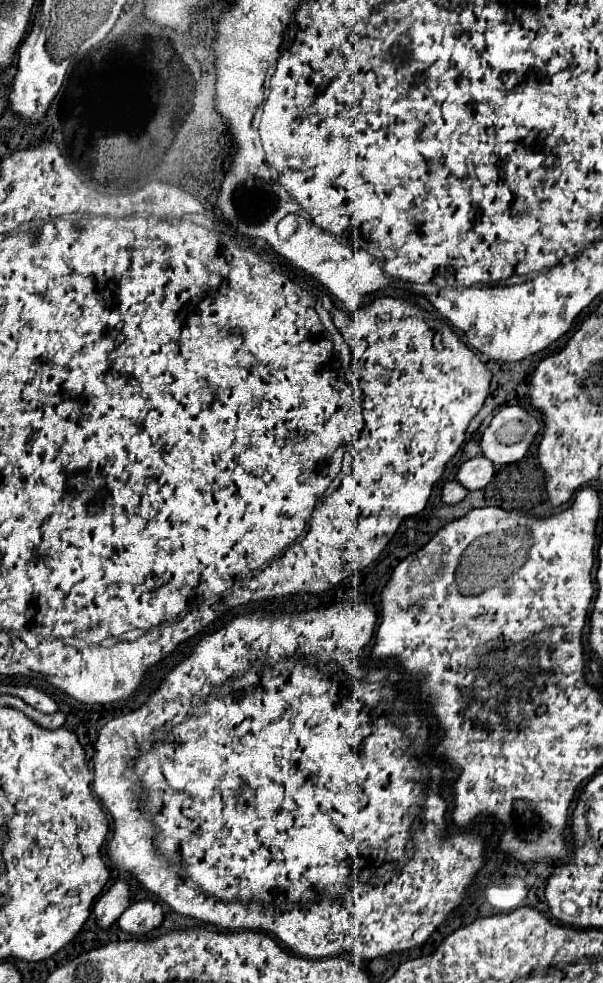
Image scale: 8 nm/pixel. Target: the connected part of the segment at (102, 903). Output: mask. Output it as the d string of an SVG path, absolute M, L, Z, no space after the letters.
M123 879L115 881L109 887L109 891L105 895L101 895L97 899L97 903L93 905L93 913L97 917L97 923L101 927L105 927L105 929L109 925L113 925L121 917L121 913L127 909L129 899L131 899L131 887L129 887L129 883L123 881Z

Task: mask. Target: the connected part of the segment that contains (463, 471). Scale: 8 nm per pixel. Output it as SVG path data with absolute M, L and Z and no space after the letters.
M473 457L469 461L465 461L461 467L459 467L459 473L457 473L457 481L461 485L465 485L469 491L475 491L475 489L483 489L491 479L493 479L493 461L489 461L487 457Z

